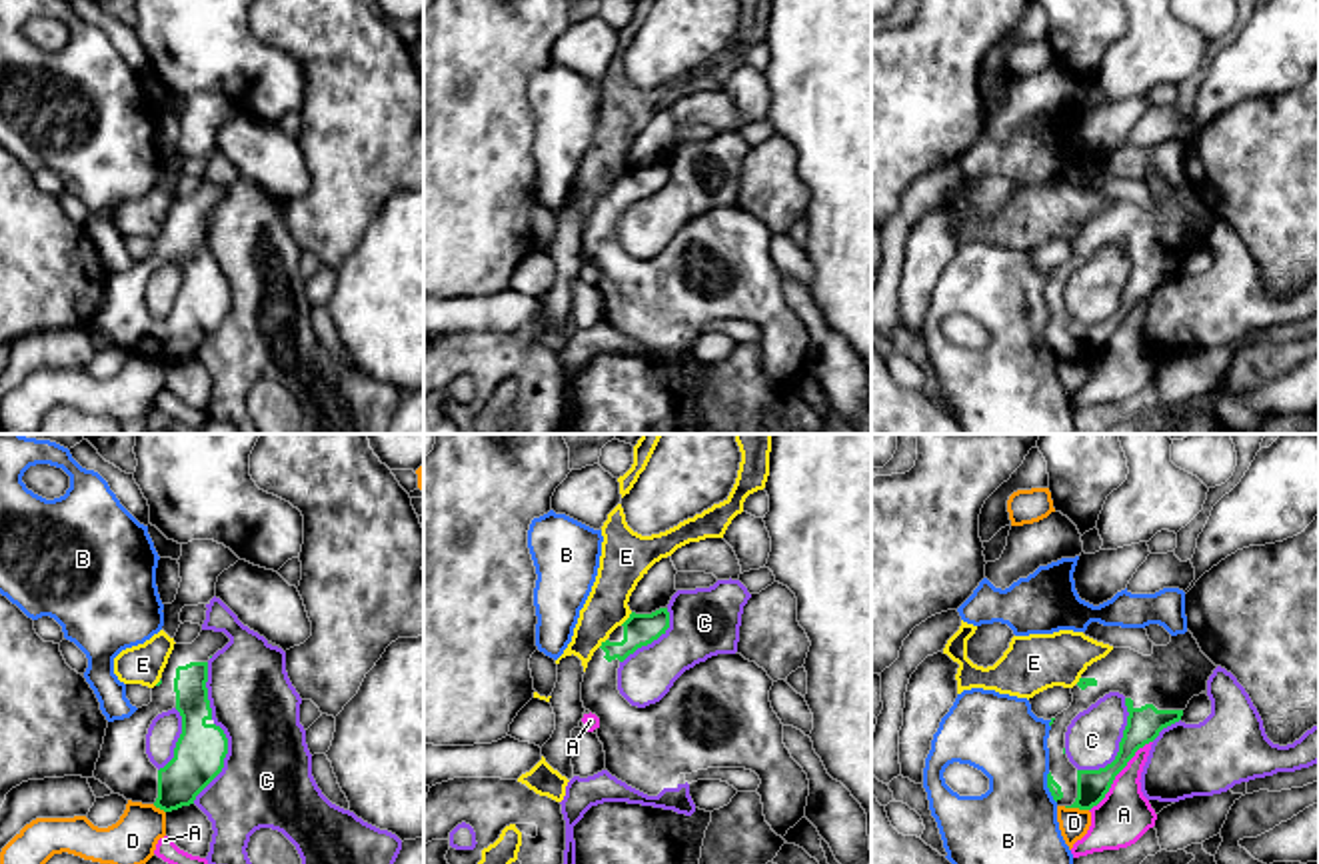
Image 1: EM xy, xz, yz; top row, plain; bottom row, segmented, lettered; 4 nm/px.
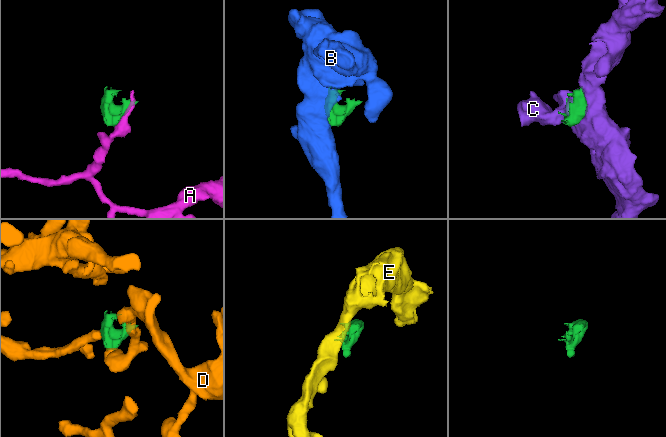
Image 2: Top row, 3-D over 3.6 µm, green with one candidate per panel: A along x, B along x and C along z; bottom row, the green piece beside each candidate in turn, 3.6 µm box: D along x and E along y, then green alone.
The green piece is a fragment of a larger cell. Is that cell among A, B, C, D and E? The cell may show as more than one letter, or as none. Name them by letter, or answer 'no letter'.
no letter

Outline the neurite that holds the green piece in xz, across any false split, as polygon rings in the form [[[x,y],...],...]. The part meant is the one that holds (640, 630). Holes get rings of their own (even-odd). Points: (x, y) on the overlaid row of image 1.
[[[667,608],[636,614],[618,626],[588,662],[582,682],[584,708],[600,718],[598,738],[606,752],[606,770],[628,786],[658,796],[673,788],[681,774],[707,768],[745,768],[759,776],[765,822],[785,836],[801,818],[809,780],[783,744],[783,724],[771,708],[773,680],[741,654],[717,654],[685,670],[656,704],[632,706],[618,690],[618,668],[638,648],[652,644],[669,628]]]

